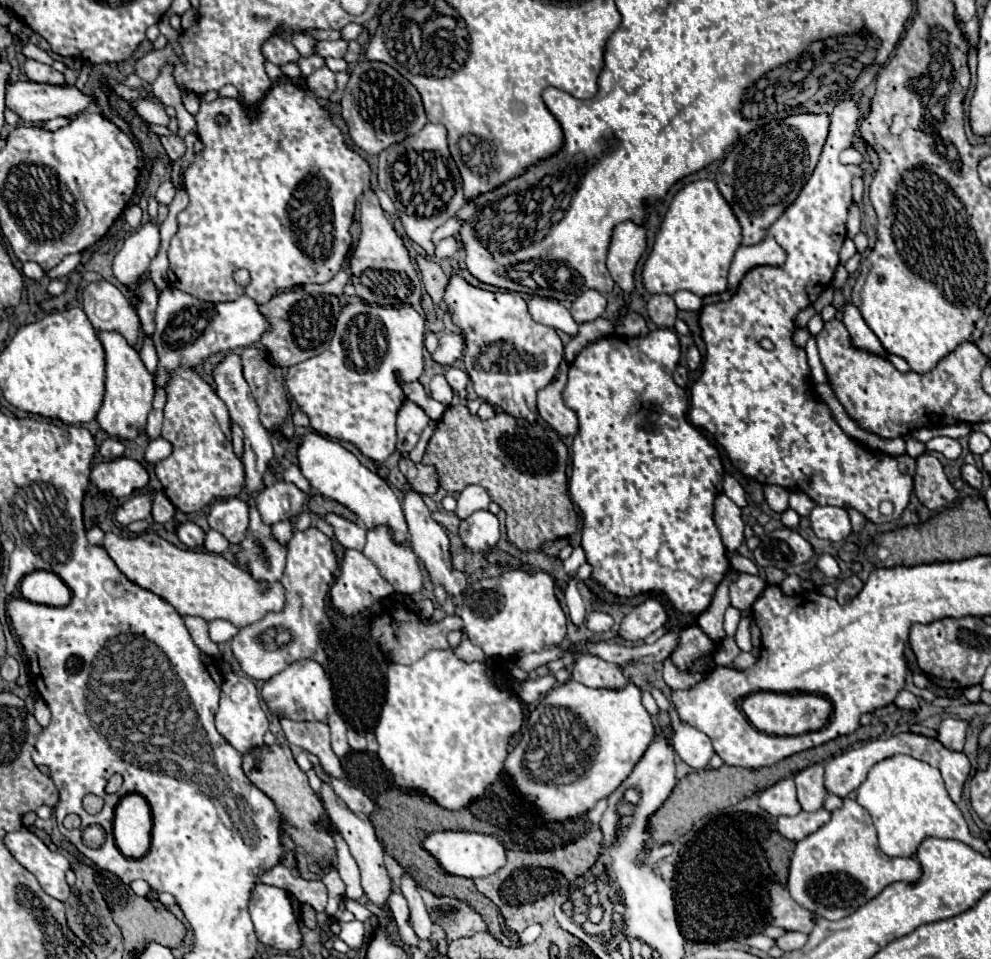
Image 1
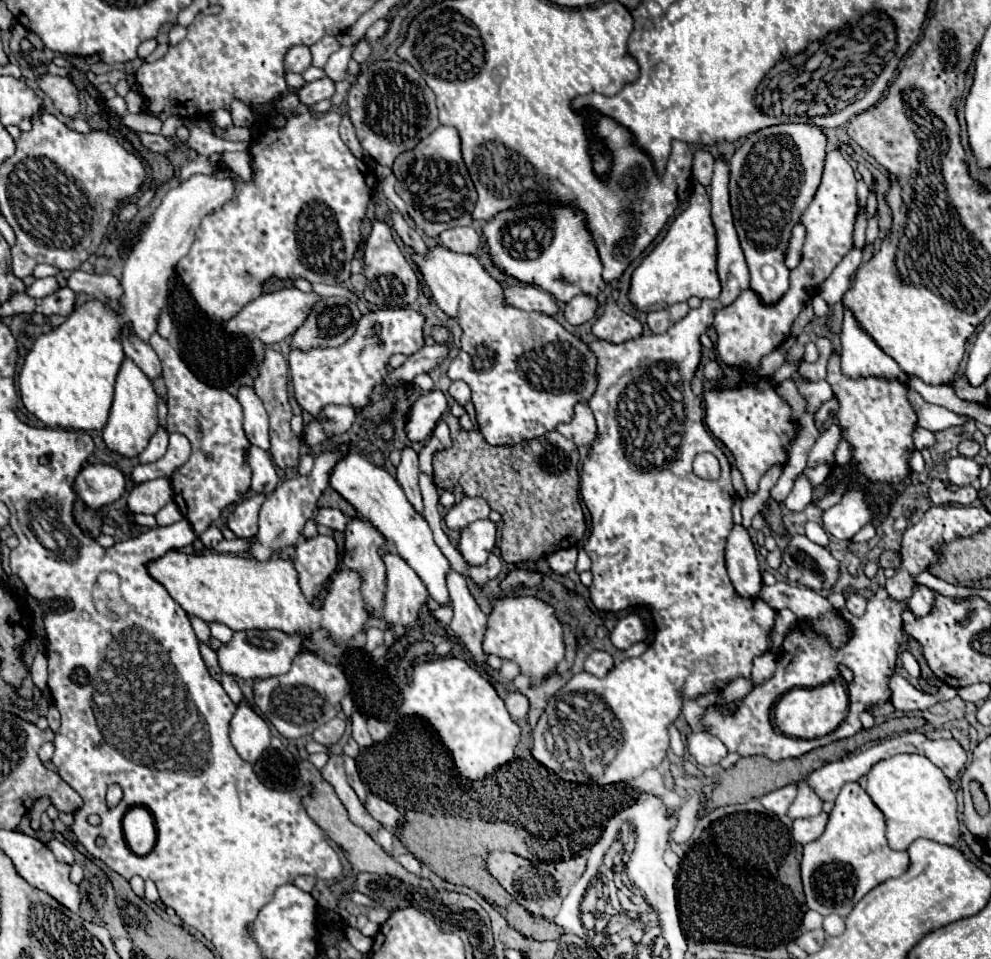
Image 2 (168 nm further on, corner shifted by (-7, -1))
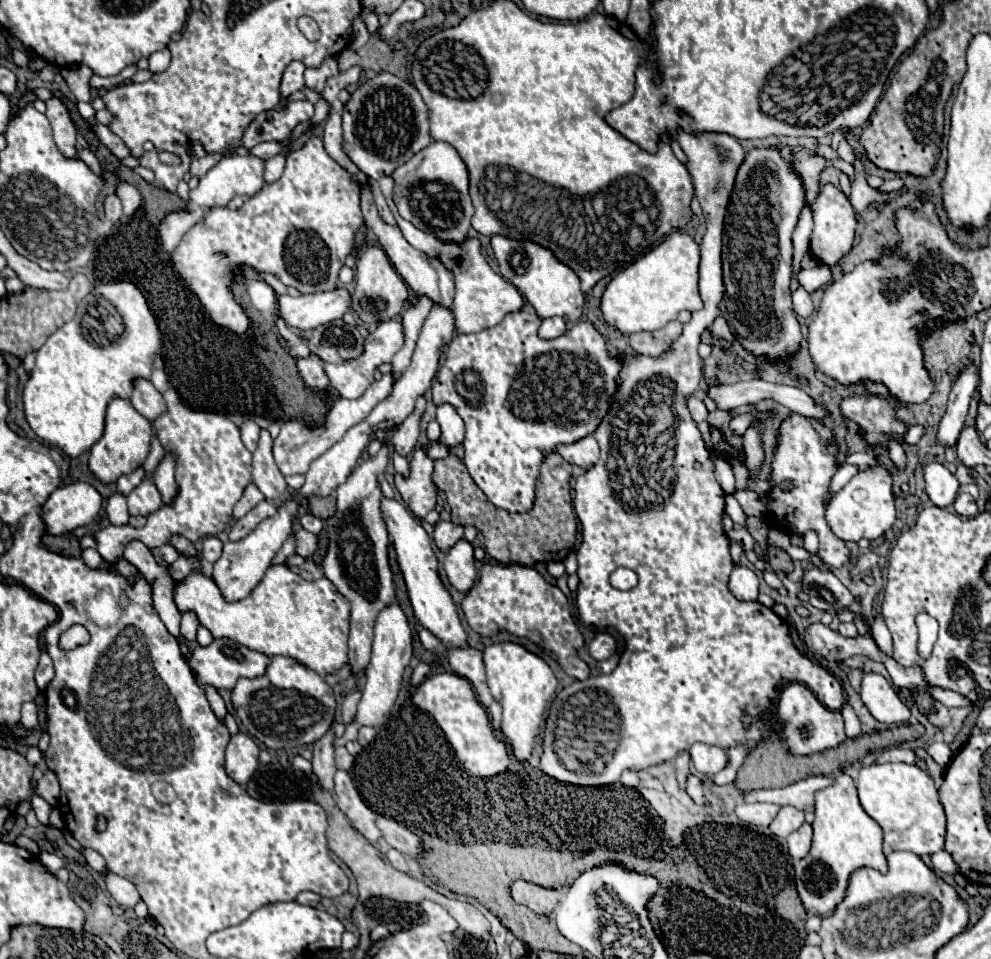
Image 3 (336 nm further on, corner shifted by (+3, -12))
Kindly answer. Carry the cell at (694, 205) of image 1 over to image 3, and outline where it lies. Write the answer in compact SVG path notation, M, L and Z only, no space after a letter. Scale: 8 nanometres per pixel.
M673 232L653 252L645 254L629 268L621 270L605 286L601 296L603 320L623 332L625 336L635 332L653 332L675 320L681 310L695 312L701 308L697 290L697 268L699 268L699 246L691 236Z

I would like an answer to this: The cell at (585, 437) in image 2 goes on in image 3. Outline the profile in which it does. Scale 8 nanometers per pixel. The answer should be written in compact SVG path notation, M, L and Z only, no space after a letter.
M587 436L585 440L579 440L577 444L561 446L561 448L557 448L557 452L569 464L575 464L575 466L585 468L585 470L595 466L597 460L599 460L599 444L597 444L597 440L593 436Z

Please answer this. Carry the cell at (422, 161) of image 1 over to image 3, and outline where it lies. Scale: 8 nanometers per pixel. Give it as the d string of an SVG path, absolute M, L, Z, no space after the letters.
M433 142L417 152L409 162L393 172L393 200L399 214L423 232L431 232L441 240L465 240L471 228L473 206L469 198L469 172L457 150L447 142Z

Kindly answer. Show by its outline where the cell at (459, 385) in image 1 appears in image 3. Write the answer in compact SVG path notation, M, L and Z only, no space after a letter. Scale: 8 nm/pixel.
M441 404L441 408L437 408L437 422L441 426L441 438L439 438L441 444L445 444L449 450L455 450L457 446L463 444L465 424L461 416L457 416L453 408L449 408L449 404Z

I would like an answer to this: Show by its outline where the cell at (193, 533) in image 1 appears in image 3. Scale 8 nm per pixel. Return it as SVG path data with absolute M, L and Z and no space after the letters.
M209 536L203 540L203 548L201 548L201 556L209 562L217 562L219 556L223 552L223 542L217 536Z

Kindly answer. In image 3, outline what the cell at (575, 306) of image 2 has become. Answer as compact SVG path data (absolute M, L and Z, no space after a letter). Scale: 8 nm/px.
M555 316L555 318L547 318L547 320L541 322L541 326L539 326L539 336L541 336L543 340L553 340L553 338L559 338L565 330L567 330L565 320L561 320L561 318Z

